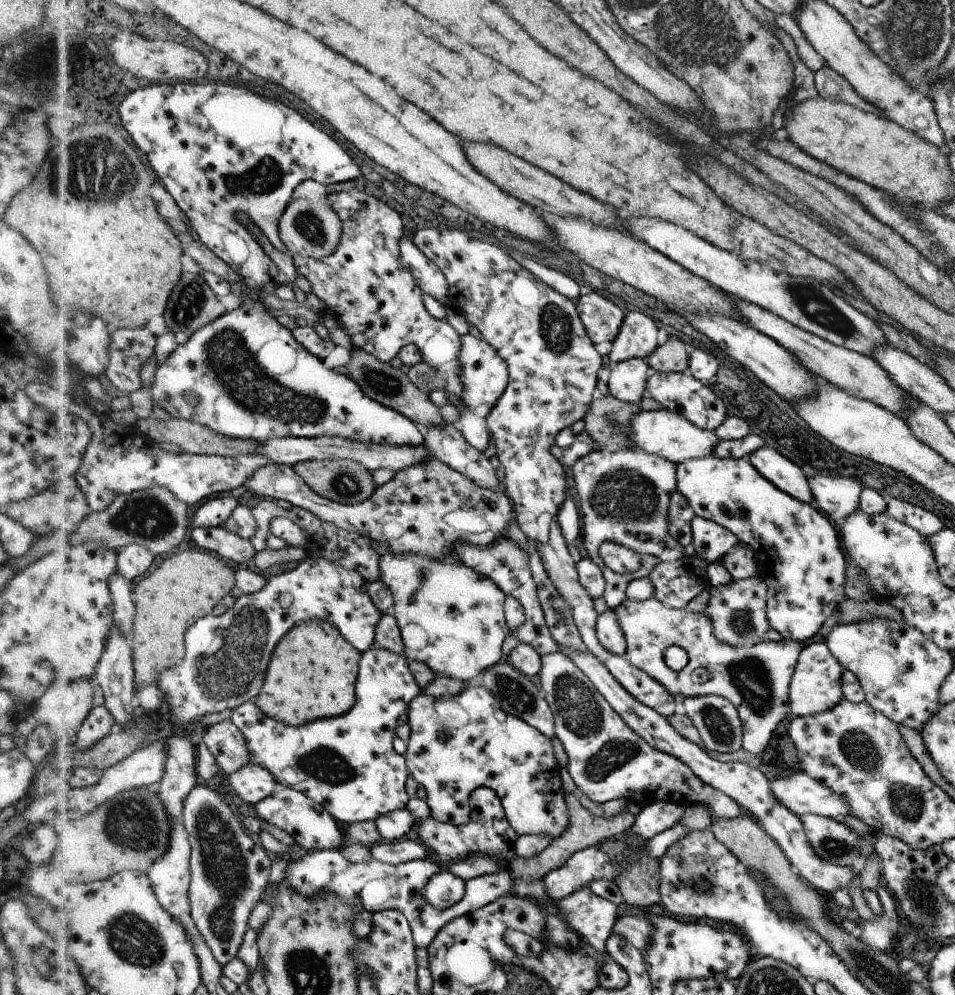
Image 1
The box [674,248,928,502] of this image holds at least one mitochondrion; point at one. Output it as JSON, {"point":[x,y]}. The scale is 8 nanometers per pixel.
{"point":[815,306]}

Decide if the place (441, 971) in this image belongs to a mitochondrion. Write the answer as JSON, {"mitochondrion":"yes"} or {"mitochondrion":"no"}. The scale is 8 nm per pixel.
{"mitochondrion":"no"}

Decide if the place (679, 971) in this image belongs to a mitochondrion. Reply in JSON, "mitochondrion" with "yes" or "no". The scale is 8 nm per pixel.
{"mitochondrion":"no"}

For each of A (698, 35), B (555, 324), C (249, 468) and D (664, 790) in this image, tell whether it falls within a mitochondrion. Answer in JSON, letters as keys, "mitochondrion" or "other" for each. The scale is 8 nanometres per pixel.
{"A":"mitochondrion","B":"mitochondrion","C":"other","D":"other"}

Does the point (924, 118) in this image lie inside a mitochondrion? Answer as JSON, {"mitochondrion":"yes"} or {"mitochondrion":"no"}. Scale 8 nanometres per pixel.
{"mitochondrion":"no"}

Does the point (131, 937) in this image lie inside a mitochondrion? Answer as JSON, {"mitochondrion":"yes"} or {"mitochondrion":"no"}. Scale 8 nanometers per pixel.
{"mitochondrion":"yes"}

